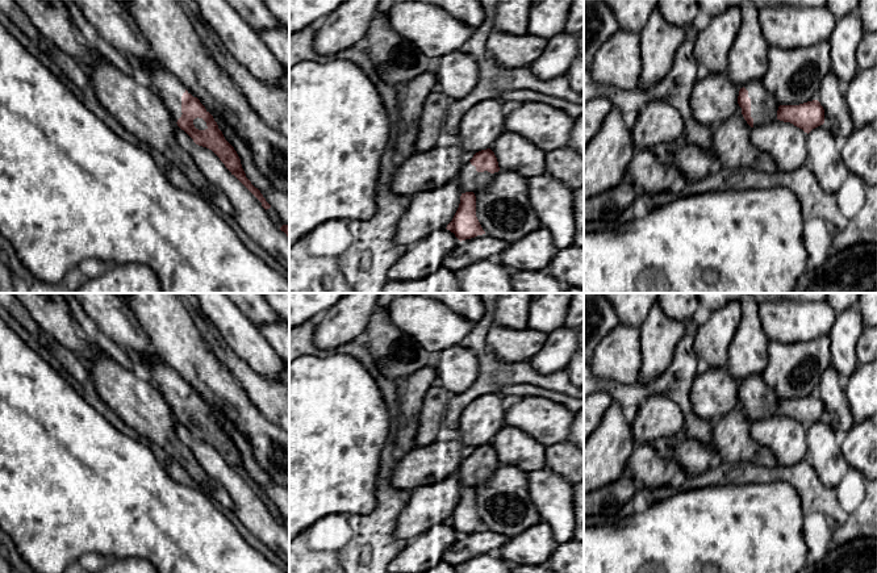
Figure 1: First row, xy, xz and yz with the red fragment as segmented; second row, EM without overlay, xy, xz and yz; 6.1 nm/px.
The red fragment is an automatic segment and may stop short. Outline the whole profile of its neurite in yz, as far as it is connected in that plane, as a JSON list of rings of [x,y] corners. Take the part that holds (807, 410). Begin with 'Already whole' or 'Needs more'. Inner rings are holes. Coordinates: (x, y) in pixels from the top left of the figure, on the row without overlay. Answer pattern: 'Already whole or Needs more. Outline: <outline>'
Needs more. Outline: [[[761,373],[748,376],[739,385],[738,398],[747,418],[763,421],[776,413],[790,417],[810,427],[813,423],[824,418],[824,403],[818,394],[807,396],[799,400],[777,400],[773,392],[767,386]]]

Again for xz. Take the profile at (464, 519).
Needs more. Outline: [[[490,443],[481,444],[464,457],[456,472],[462,486],[459,502],[447,519],[447,524],[462,536],[485,528],[476,511],[476,490],[500,465],[497,452]]]

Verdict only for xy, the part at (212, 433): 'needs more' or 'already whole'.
needs more

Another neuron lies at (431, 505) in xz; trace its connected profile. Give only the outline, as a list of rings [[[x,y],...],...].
[[[456,473],[437,484],[410,490],[397,516],[394,536],[409,541],[430,527],[446,523],[459,502],[460,490]]]

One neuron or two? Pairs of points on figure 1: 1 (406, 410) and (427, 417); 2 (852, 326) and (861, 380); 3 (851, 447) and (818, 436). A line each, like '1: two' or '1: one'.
1: two
2: two
3: two

